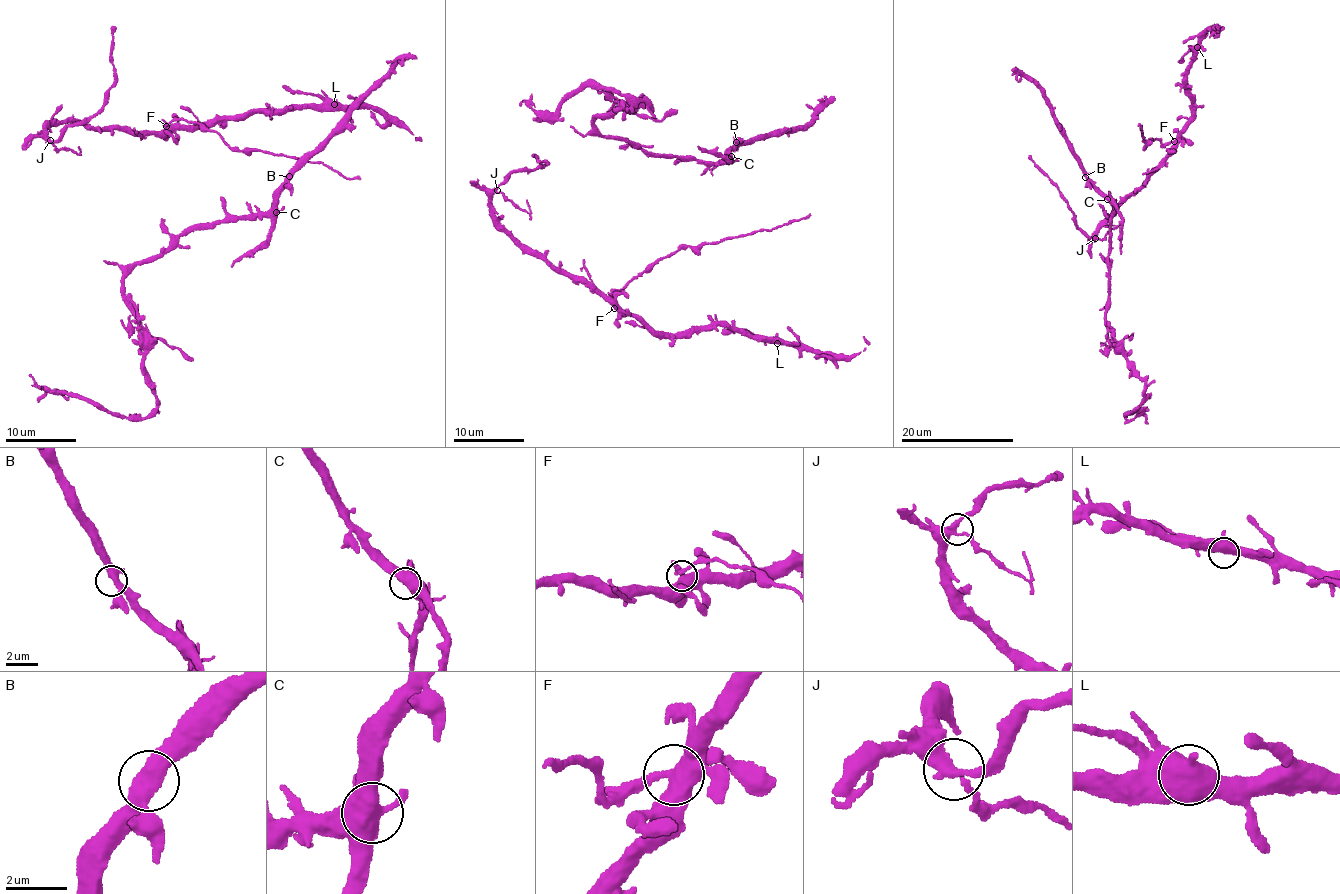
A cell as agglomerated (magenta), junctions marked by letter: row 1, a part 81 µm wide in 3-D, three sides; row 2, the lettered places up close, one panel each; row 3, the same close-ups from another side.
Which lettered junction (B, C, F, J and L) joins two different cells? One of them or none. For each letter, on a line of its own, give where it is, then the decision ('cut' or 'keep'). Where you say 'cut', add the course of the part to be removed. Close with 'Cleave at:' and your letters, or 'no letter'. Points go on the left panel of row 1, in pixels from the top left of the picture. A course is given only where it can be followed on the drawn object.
B: at (289, 176); keep
C: at (276, 212); keep
F: at (166, 126); cut; foreign part runs (166, 125), (180, 119), (217, 133), (231, 147), (323, 164), (345, 177), (360, 180)
J: at (50, 140); keep
L: at (334, 104); keep
Cleave at: F

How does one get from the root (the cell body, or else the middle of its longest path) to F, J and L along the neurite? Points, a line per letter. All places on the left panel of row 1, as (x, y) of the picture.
F: (311, 163), (271, 153), (235, 150), (215, 131), (180, 119), (170, 120), (166, 125)
J: (311, 163), (235, 150), (215, 131), (180, 119), (163, 130), (138, 132), (72, 121), (45, 130), (50, 140)
L: (311, 163), (235, 150), (215, 131), (180, 119), (165, 125), (215, 123), (257, 112), (334, 104)

